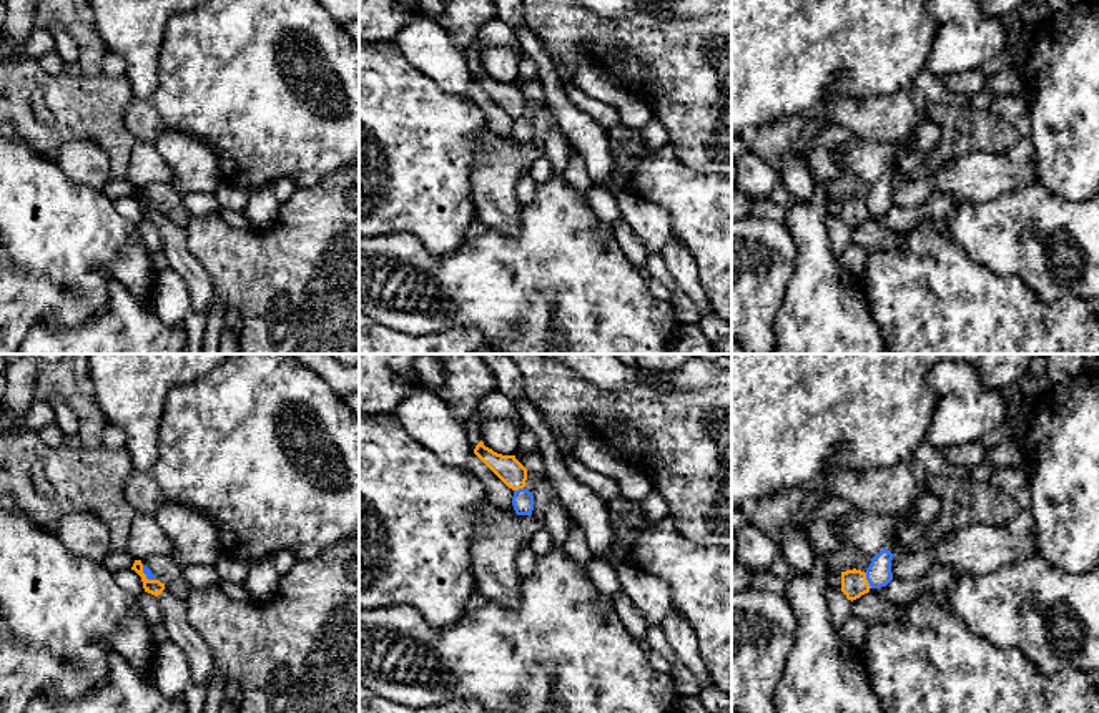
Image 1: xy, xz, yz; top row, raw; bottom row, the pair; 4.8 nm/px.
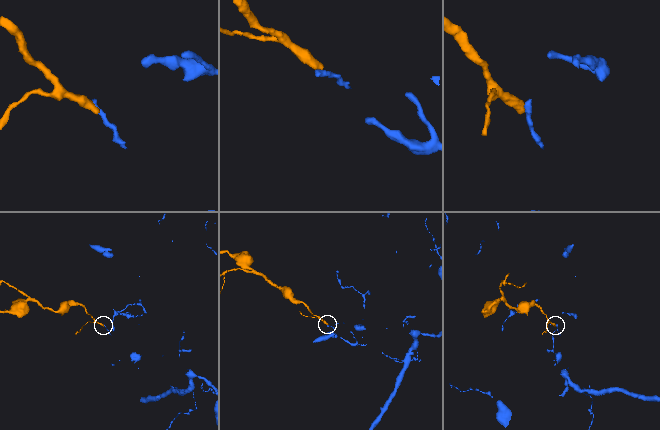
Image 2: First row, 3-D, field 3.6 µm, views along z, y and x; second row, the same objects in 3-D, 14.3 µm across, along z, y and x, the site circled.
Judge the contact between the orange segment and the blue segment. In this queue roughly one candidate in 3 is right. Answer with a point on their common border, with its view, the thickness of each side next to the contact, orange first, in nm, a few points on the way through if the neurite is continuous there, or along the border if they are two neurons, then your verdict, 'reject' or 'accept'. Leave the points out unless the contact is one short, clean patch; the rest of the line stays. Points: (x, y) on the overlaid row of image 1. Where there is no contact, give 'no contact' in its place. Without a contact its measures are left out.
meets orange in yz at (867, 580); 130 nm thick on the orange side, 120 nm on the other; border along yz (863, 572), (872, 587); reject

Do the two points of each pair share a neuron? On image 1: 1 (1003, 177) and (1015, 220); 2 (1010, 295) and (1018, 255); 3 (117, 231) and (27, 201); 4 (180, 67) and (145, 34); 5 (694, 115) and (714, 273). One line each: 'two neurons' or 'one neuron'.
1: two neurons
2: two neurons
3: one neuron
4: two neurons
5: two neurons

